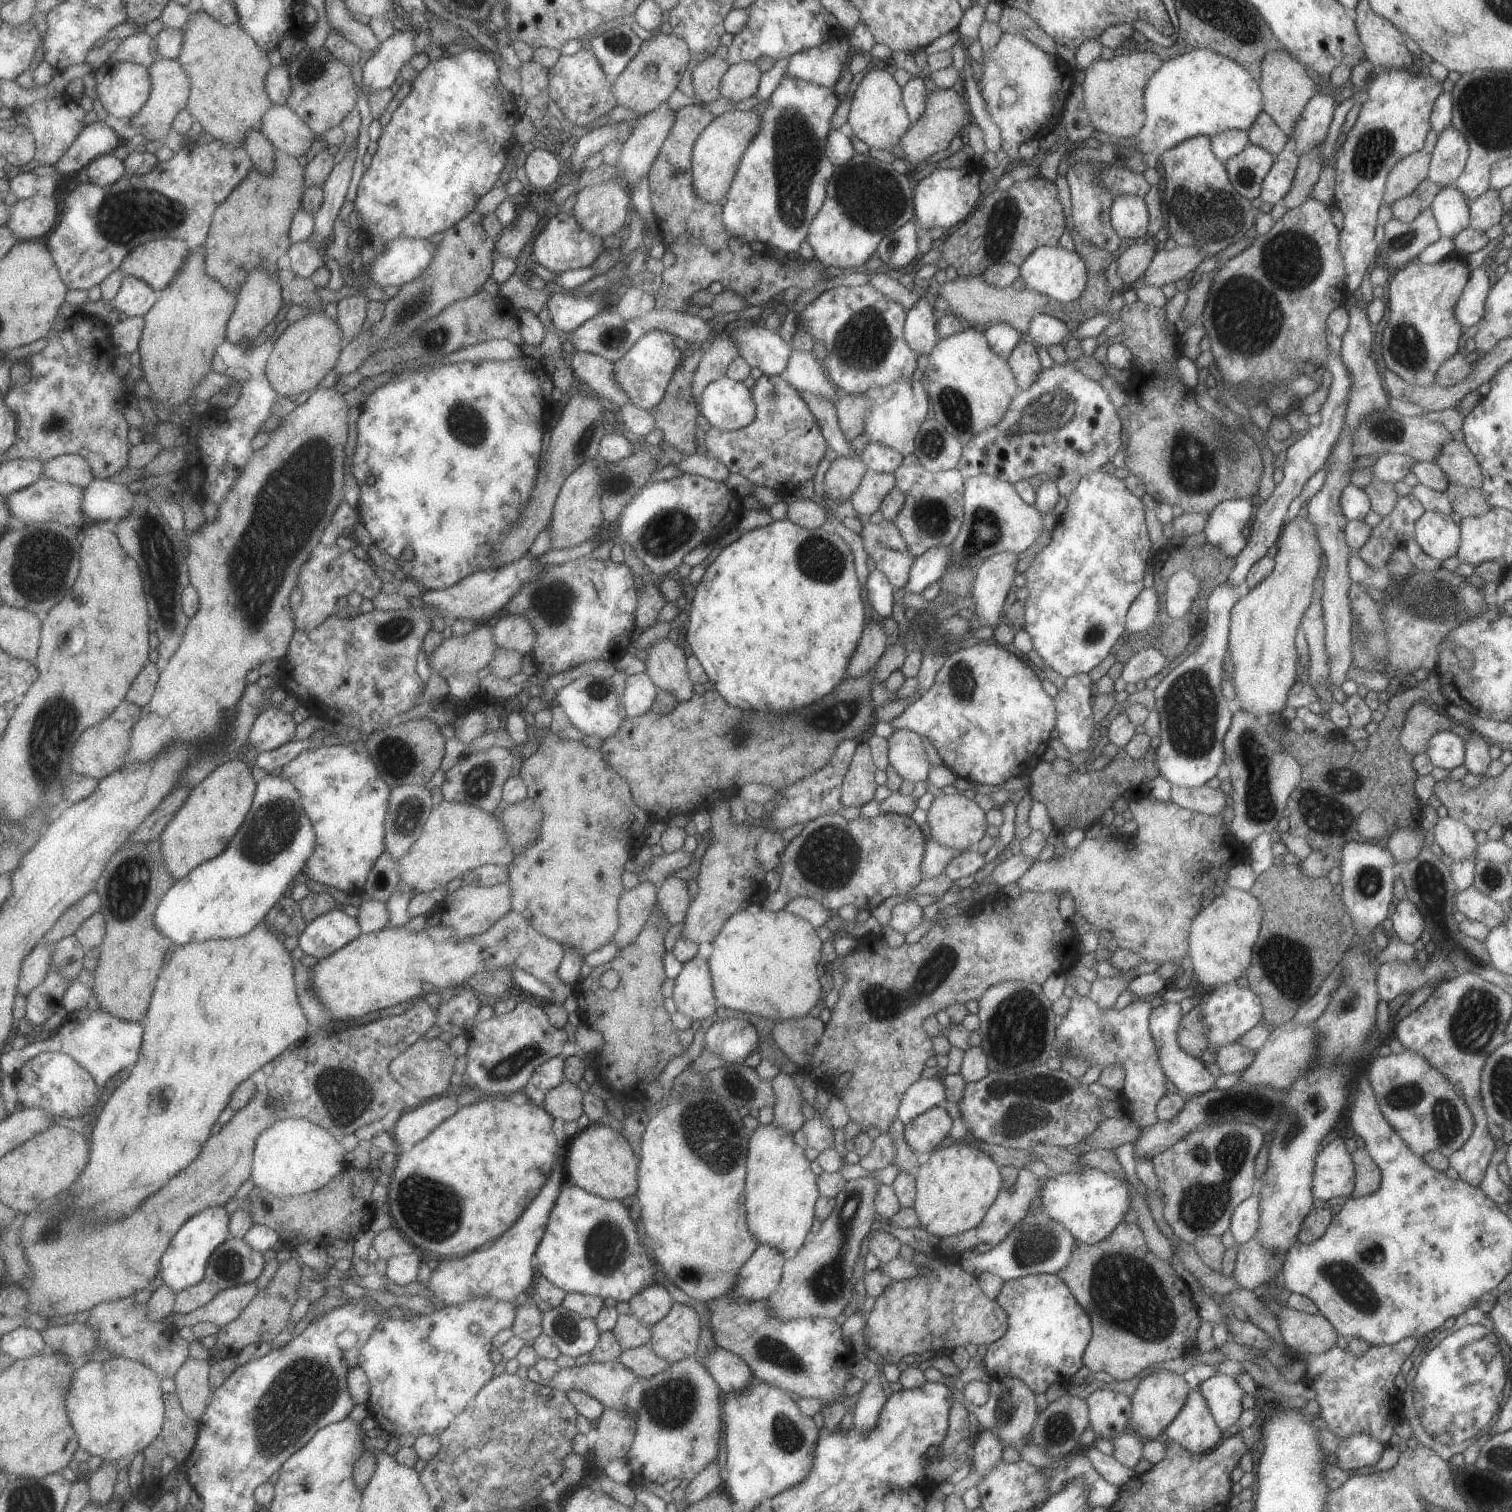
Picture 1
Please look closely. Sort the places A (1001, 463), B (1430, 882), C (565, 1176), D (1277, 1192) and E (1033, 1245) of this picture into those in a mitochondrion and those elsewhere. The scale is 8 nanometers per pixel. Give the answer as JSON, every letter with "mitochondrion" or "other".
{"A":"other","B":"mitochondrion","C":"other","D":"other","E":"mitochondrion"}

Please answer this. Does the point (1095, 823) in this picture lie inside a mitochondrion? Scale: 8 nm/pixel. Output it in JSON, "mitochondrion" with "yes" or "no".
{"mitochondrion":"no"}

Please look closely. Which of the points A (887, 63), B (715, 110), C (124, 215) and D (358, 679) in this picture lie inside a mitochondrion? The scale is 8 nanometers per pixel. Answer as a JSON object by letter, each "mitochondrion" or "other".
{"A":"other","B":"other","C":"mitochondrion","D":"other"}

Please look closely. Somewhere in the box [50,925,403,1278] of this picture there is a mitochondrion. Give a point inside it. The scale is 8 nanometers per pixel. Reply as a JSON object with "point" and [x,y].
{"point":[343,1088]}

